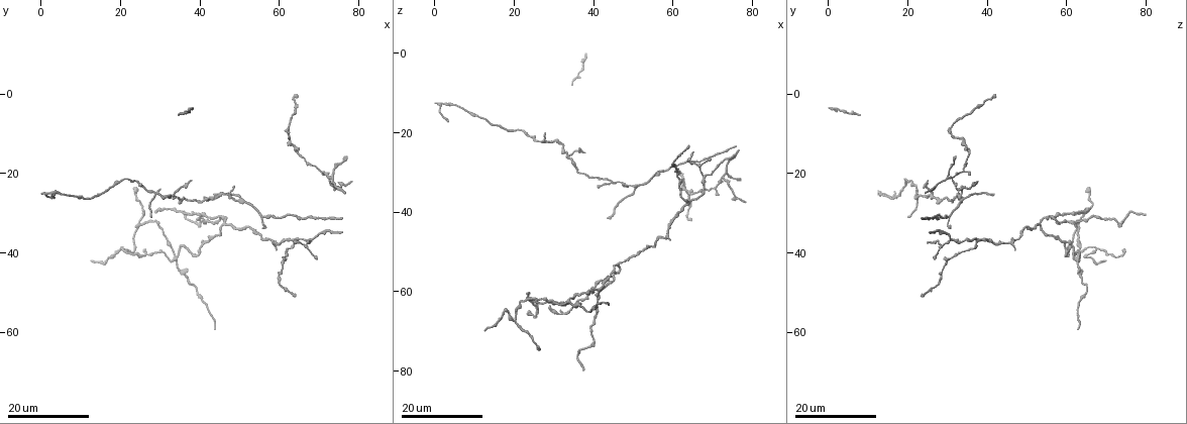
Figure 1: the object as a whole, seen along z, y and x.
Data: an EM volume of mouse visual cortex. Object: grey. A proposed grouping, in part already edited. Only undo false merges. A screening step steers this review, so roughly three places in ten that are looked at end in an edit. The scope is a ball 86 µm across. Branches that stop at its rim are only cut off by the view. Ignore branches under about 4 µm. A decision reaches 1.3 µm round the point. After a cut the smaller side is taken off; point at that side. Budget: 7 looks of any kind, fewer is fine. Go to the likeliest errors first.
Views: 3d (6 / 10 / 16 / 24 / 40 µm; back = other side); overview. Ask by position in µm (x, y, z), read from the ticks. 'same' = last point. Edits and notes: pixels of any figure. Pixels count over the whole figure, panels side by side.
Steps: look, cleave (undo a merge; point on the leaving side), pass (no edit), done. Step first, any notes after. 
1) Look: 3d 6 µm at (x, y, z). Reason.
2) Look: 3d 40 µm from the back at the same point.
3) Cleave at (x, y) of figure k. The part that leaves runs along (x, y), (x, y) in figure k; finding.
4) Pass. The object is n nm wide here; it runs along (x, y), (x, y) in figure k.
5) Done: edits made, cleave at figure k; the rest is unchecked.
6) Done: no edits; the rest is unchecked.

Look: 3d 16 µm at (29.0, 25.0, 22.5). Four arms meet.

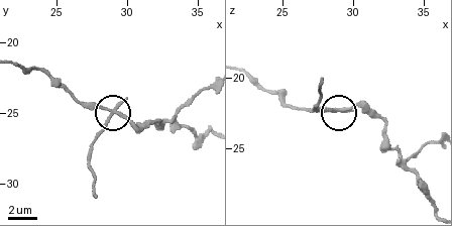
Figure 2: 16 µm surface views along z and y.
Look: 3d 6 µm at (28.8, 25.0, 22.2). Zoom in.

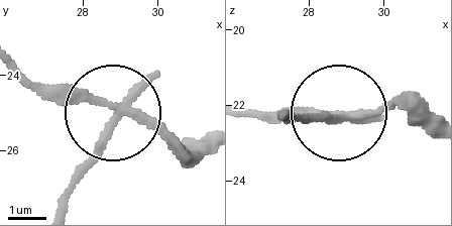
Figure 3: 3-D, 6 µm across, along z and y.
Cleave at (91, 156) of figure 3. 4 arms meet here; two neurons meet here.

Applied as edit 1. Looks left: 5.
Look: overview.

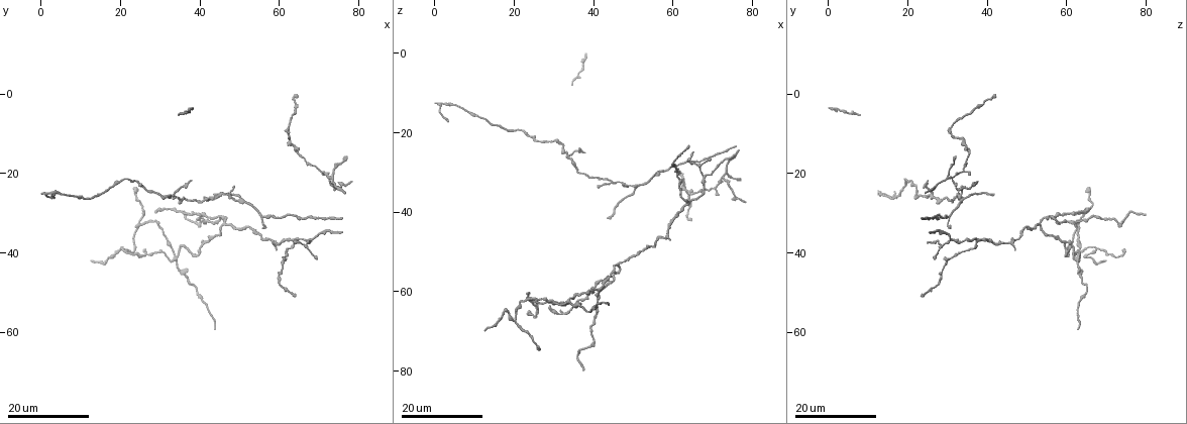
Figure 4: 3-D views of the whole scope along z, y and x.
Look: 3d 24 µm at (72.0, 22.0, 31.0). Three-way junction.

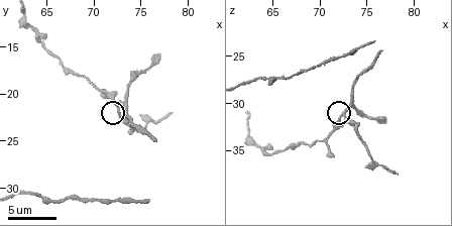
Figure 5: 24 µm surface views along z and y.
Look: 3d 6 µm at (72.4, 21.2, 31.2).

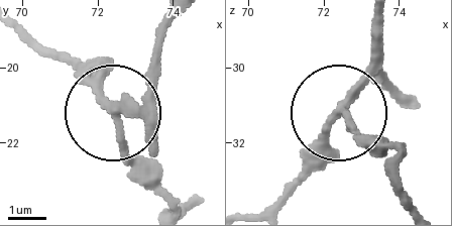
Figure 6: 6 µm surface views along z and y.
Pass. The object is 210 nm wide here; one neuron here.

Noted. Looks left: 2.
Look: 3d 16 µm at (50.5, 27.0, 33.5). Four or more arms meet.

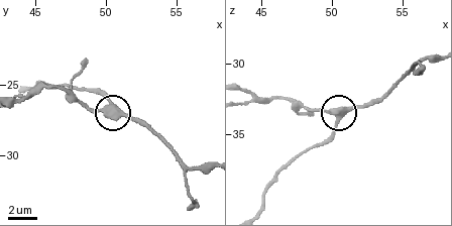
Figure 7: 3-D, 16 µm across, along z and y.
Look: 3d 6 µm at (50.4, 26.4, 33.6).

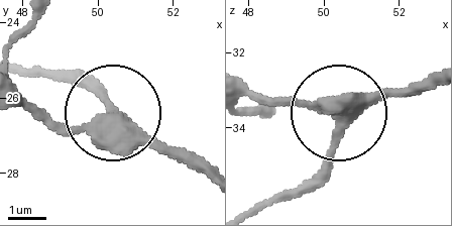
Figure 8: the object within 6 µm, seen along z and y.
Pass. It runs along (205, 176), (138, 140), (93, 76) in figure 8; continuous, no second neuron.

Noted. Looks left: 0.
Done: edits made, cleave at figure 3; the rest is unchecked.

